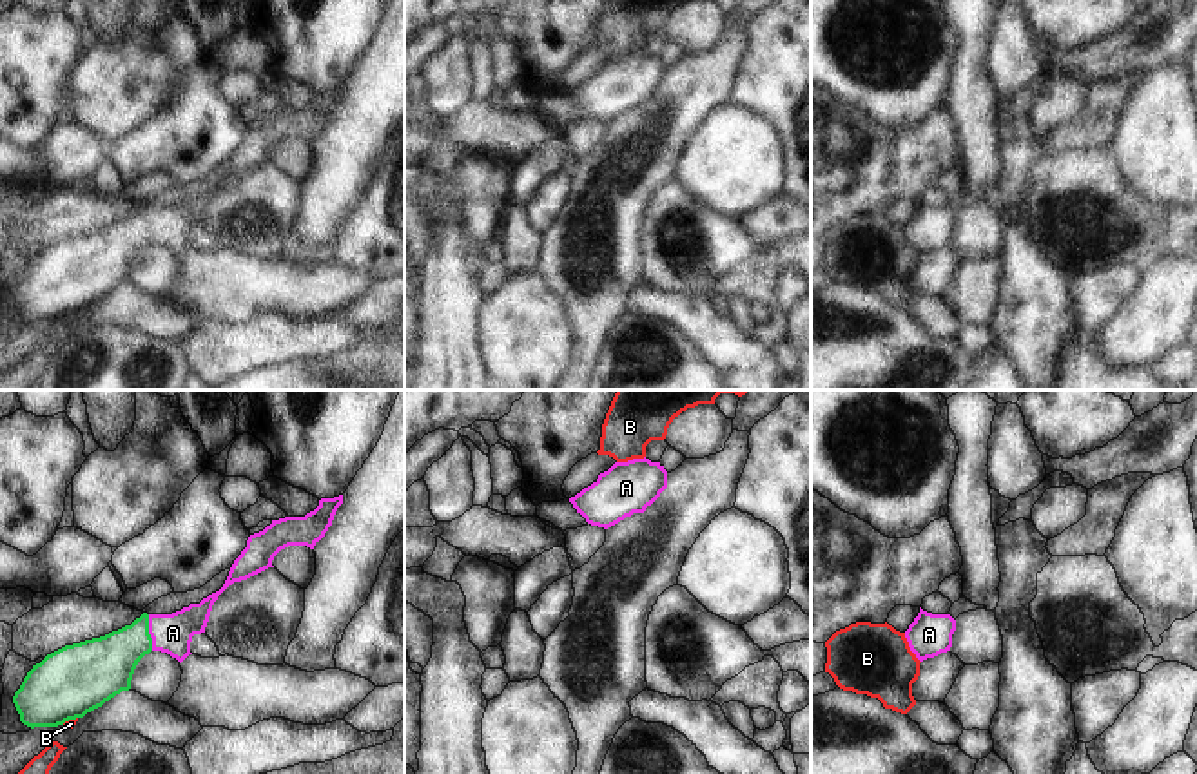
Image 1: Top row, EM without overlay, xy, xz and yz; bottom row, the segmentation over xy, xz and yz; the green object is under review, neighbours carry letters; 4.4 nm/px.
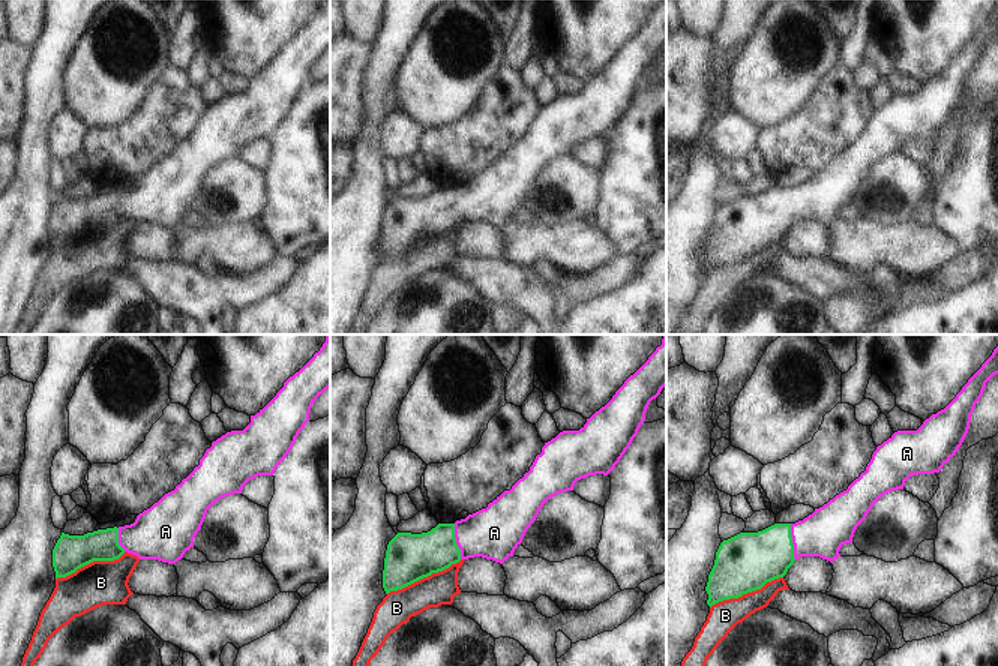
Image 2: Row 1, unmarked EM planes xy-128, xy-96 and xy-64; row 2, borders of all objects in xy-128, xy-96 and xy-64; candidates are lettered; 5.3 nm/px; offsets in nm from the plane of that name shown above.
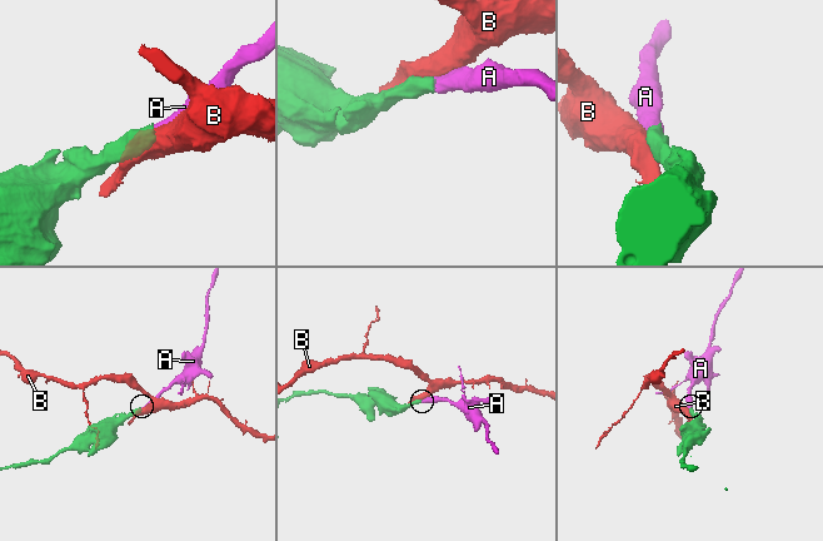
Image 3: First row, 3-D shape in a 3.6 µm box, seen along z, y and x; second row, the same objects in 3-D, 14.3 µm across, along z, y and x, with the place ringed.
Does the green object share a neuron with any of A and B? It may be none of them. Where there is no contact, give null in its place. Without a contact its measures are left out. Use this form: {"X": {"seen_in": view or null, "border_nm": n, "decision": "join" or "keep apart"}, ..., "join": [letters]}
{"A": {"seen_in": "xy", "border_nm": 160, "decision": "join"}, "B": {"seen_in": "xy", "border_nm": 80, "decision": "keep apart"}, "join": ["A"]}

